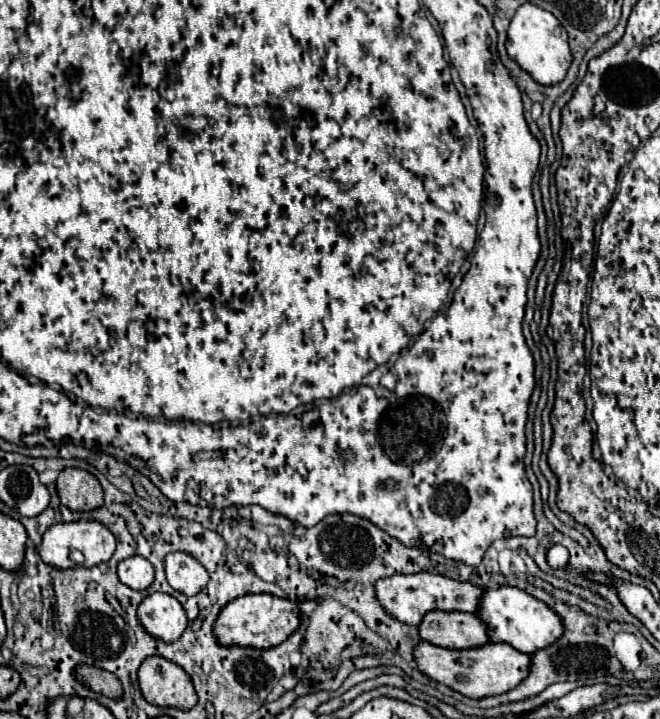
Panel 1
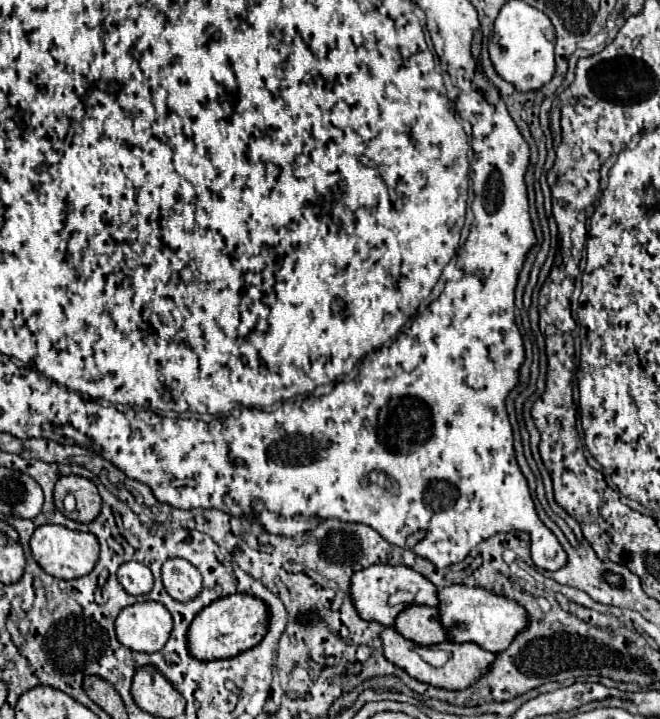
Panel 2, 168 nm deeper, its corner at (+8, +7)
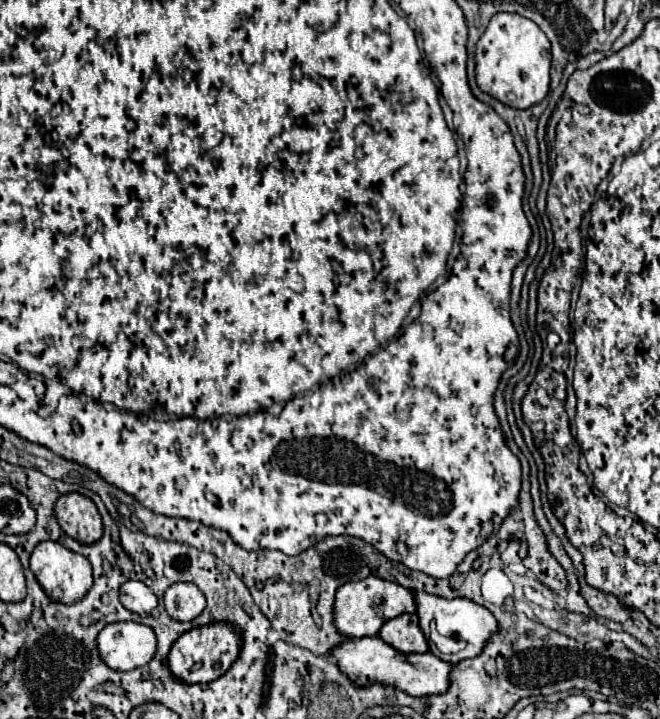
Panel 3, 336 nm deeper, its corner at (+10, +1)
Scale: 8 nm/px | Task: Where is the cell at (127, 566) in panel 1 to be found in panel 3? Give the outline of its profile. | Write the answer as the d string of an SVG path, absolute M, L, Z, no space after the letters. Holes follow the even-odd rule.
M128 580L120 586L120 602L132 610L132 612L138 612L138 614L150 614L158 600L154 596L154 592L140 580Z

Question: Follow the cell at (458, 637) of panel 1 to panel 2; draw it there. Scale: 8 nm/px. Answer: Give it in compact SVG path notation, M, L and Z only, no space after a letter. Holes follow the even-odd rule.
M412 604L404 608L396 616L394 628L398 634L420 646L432 646L448 640L448 630L438 624L438 610L430 606Z

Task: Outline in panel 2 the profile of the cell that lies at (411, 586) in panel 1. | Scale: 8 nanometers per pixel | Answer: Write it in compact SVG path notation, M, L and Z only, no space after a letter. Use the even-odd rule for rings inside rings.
M376 564L376 566L368 566L360 572L356 572L350 578L350 596L354 602L354 608L358 612L358 616L362 620L368 622L378 622L382 626L392 626L398 612L404 610L404 606L388 606L388 596L398 592L398 590L406 590L414 594L414 604L424 604L424 606L436 606L438 598L436 598L436 588L434 584L430 584L430 580L426 580L422 574L414 572L412 568L406 566L388 566L388 564Z

